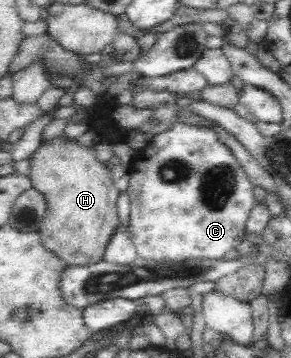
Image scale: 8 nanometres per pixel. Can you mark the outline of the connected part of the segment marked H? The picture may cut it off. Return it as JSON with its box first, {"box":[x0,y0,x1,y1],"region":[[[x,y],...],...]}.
{"box":[28,134,120,266],"region":[[[63,134],[52,140],[42,138],[40,146],[34,150],[28,161],[30,184],[44,195],[46,201],[45,218],[38,231],[42,245],[67,265],[90,266],[102,261],[108,242],[115,228],[119,226],[117,199],[120,195],[105,162],[99,161],[91,148],[78,145],[76,138],[68,138]]]}

